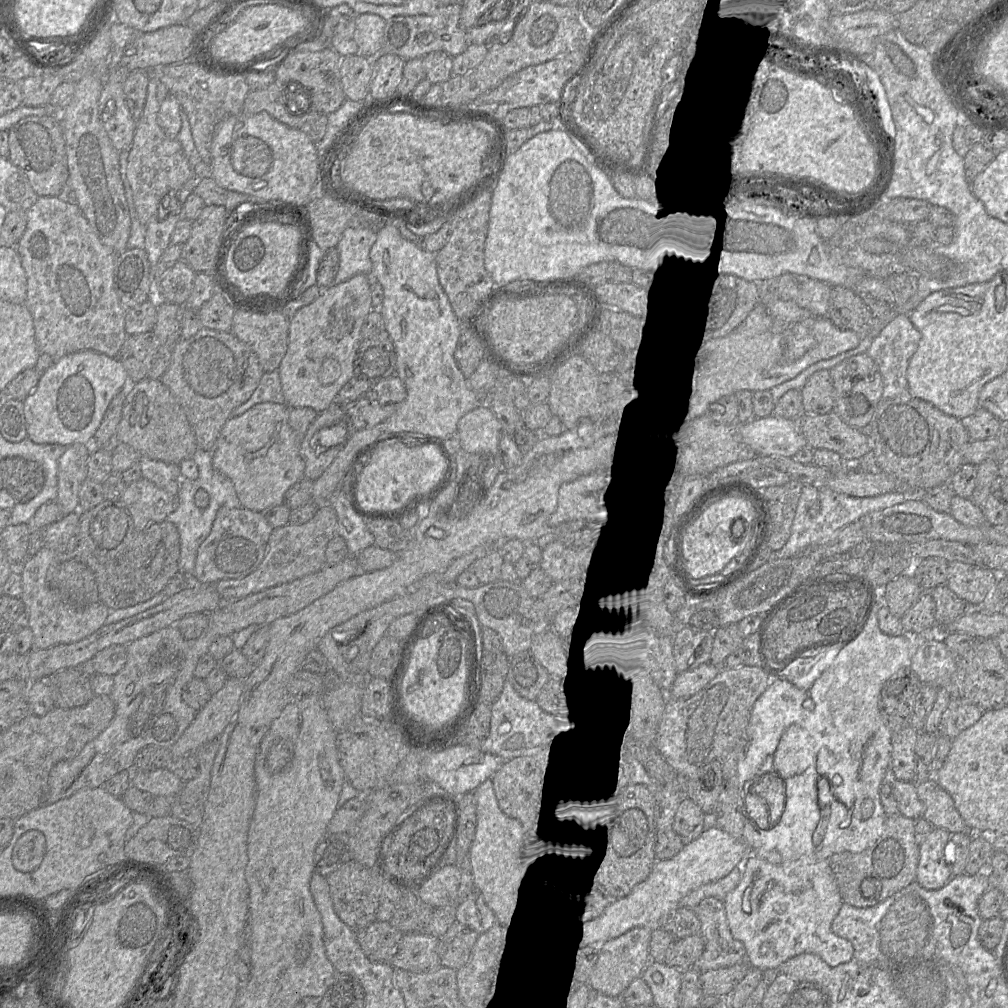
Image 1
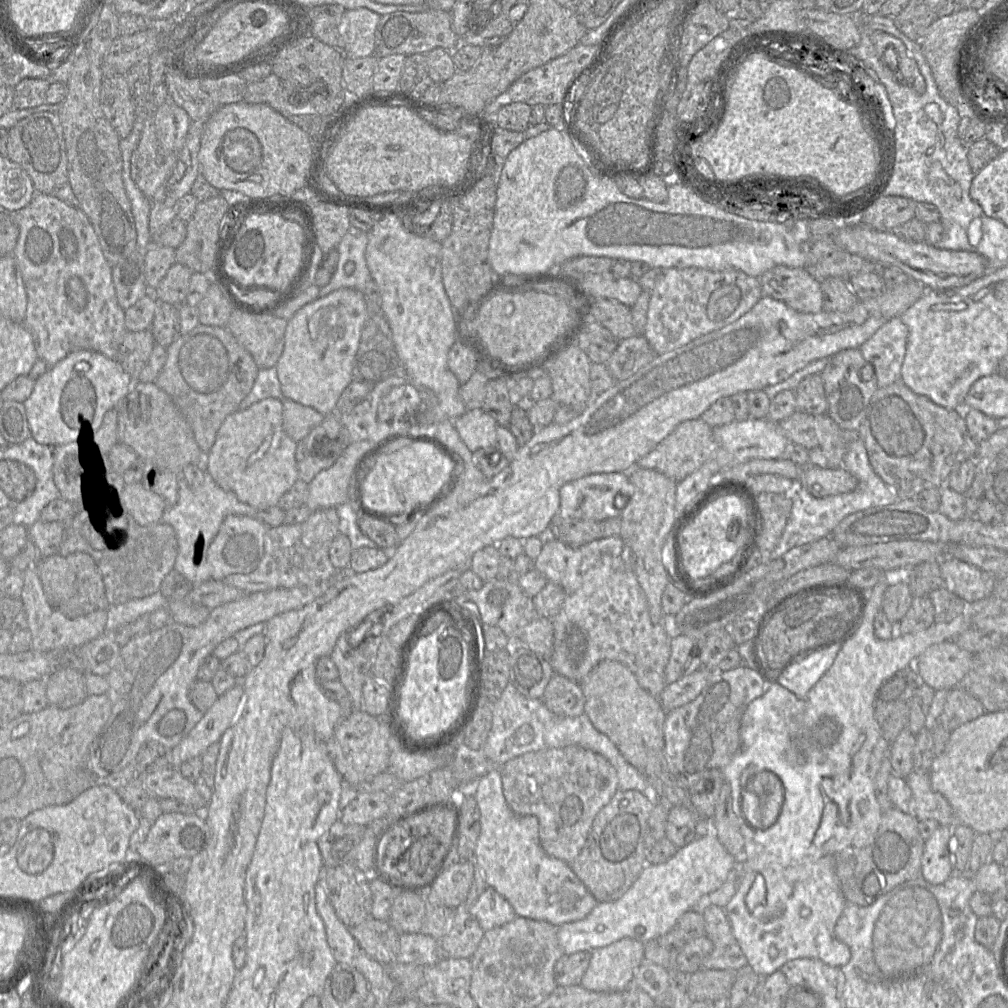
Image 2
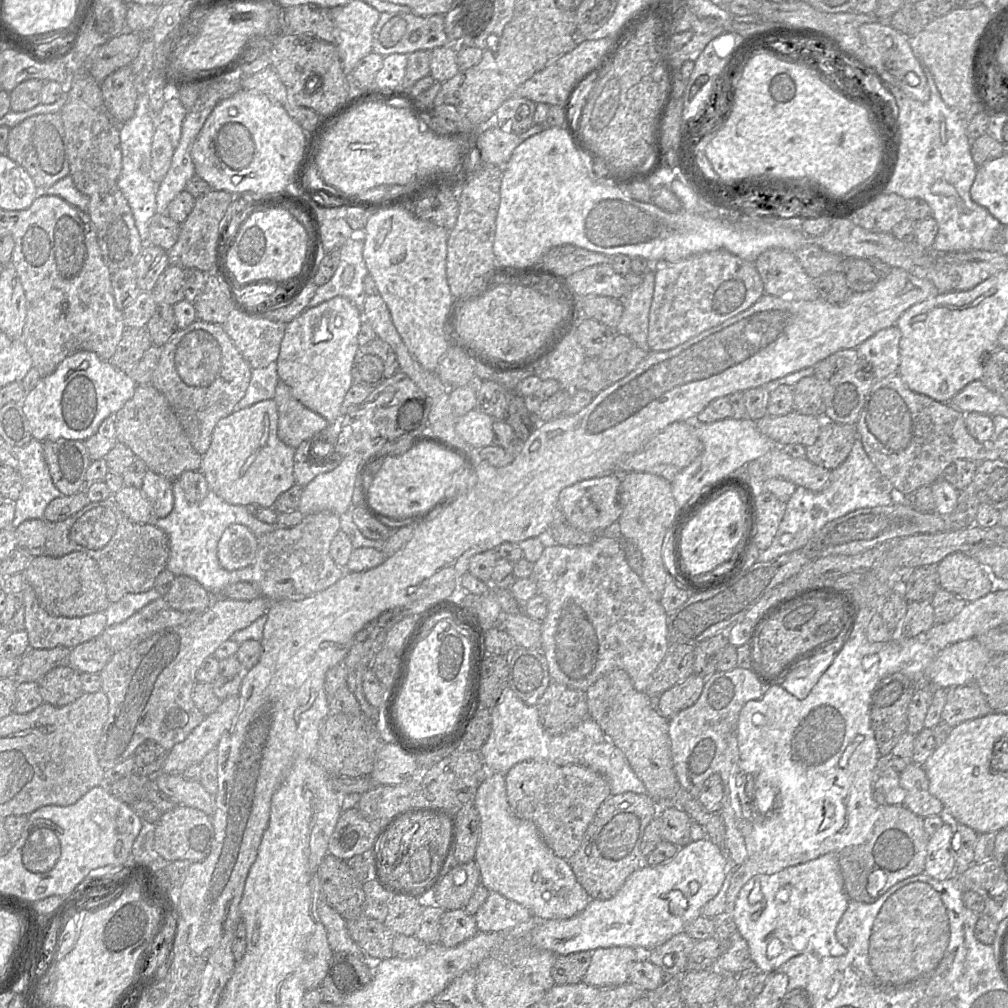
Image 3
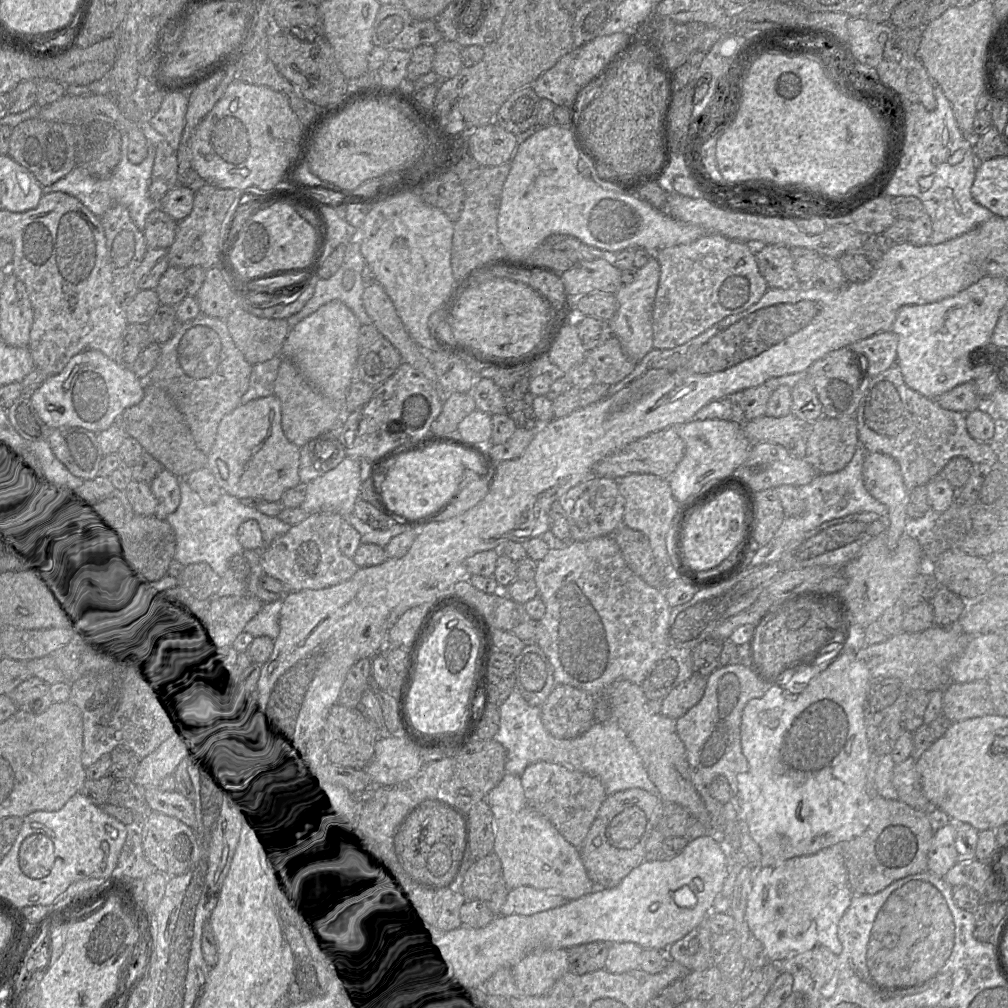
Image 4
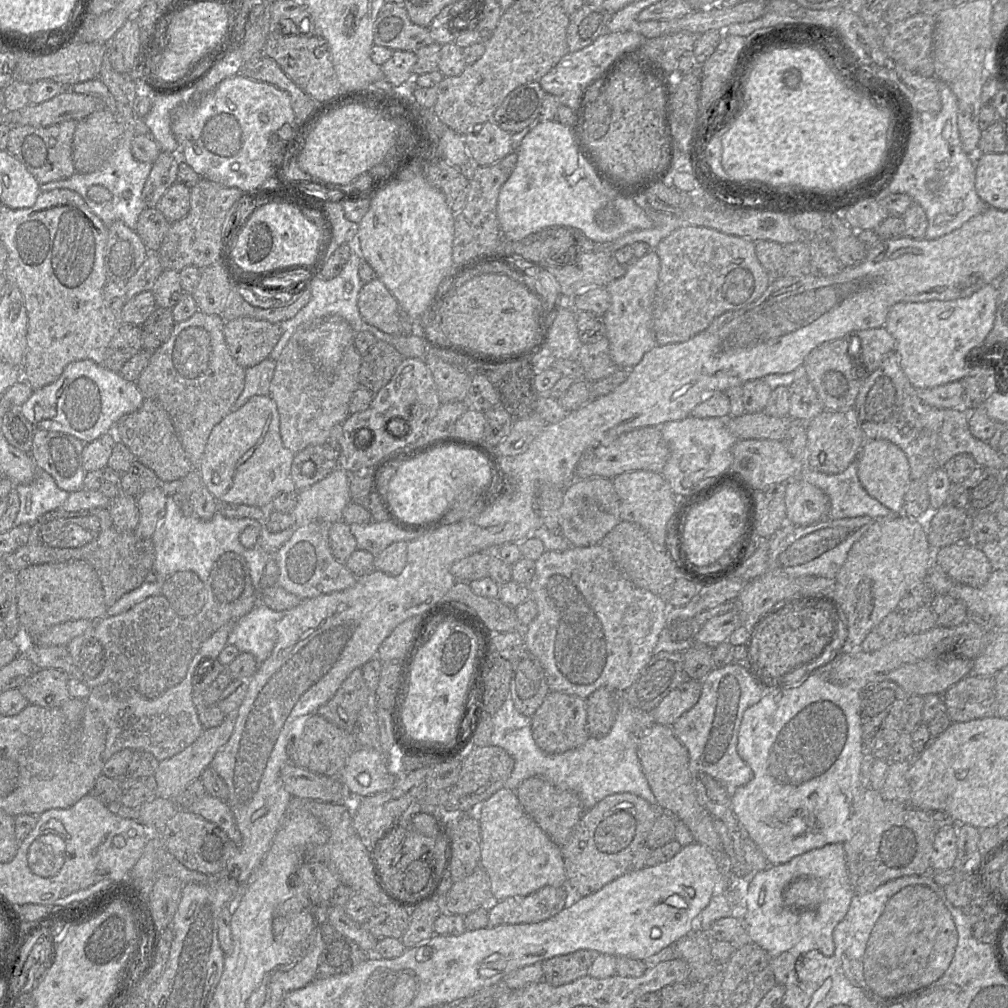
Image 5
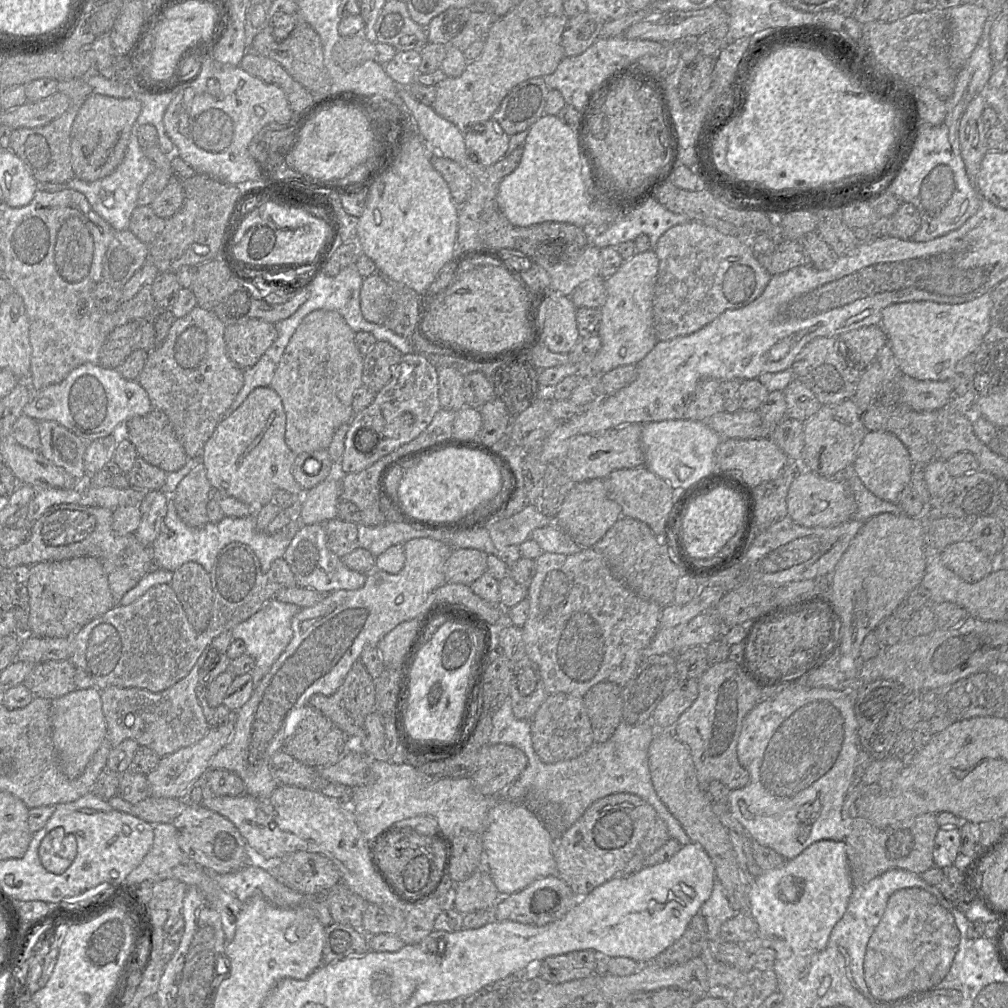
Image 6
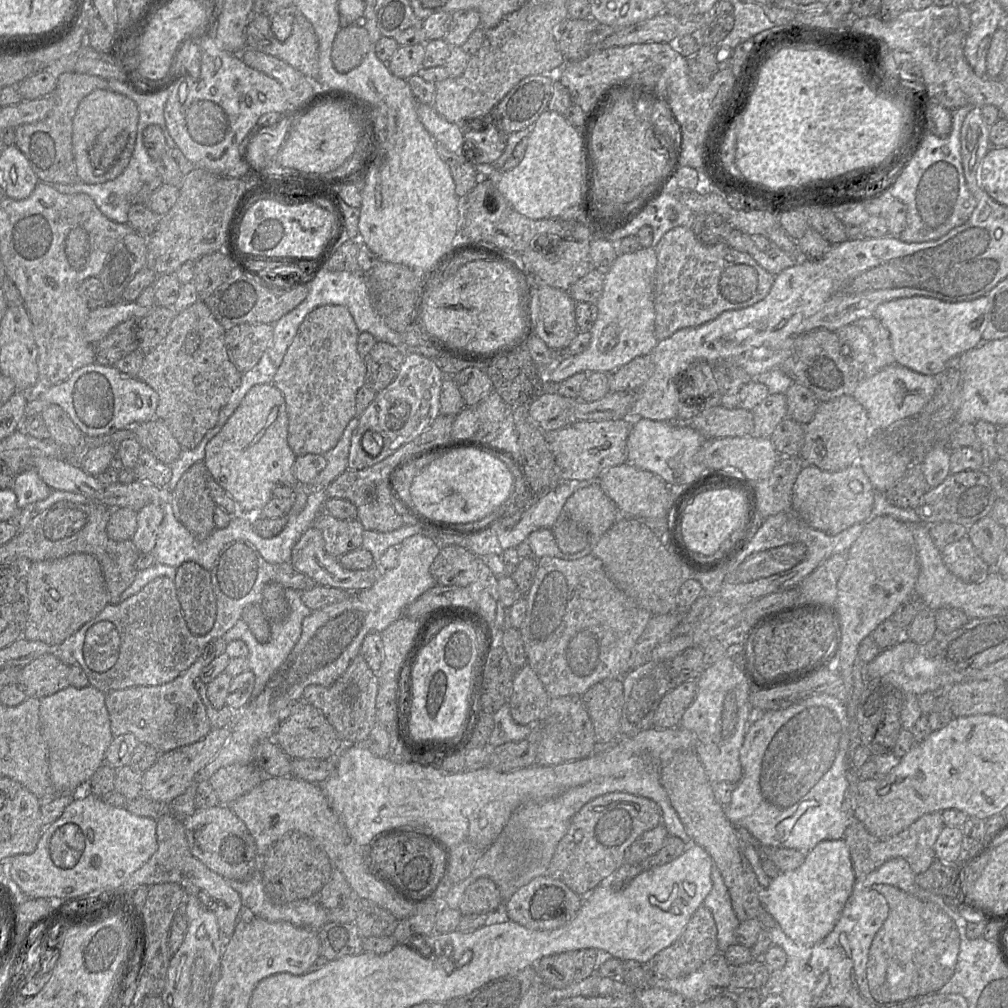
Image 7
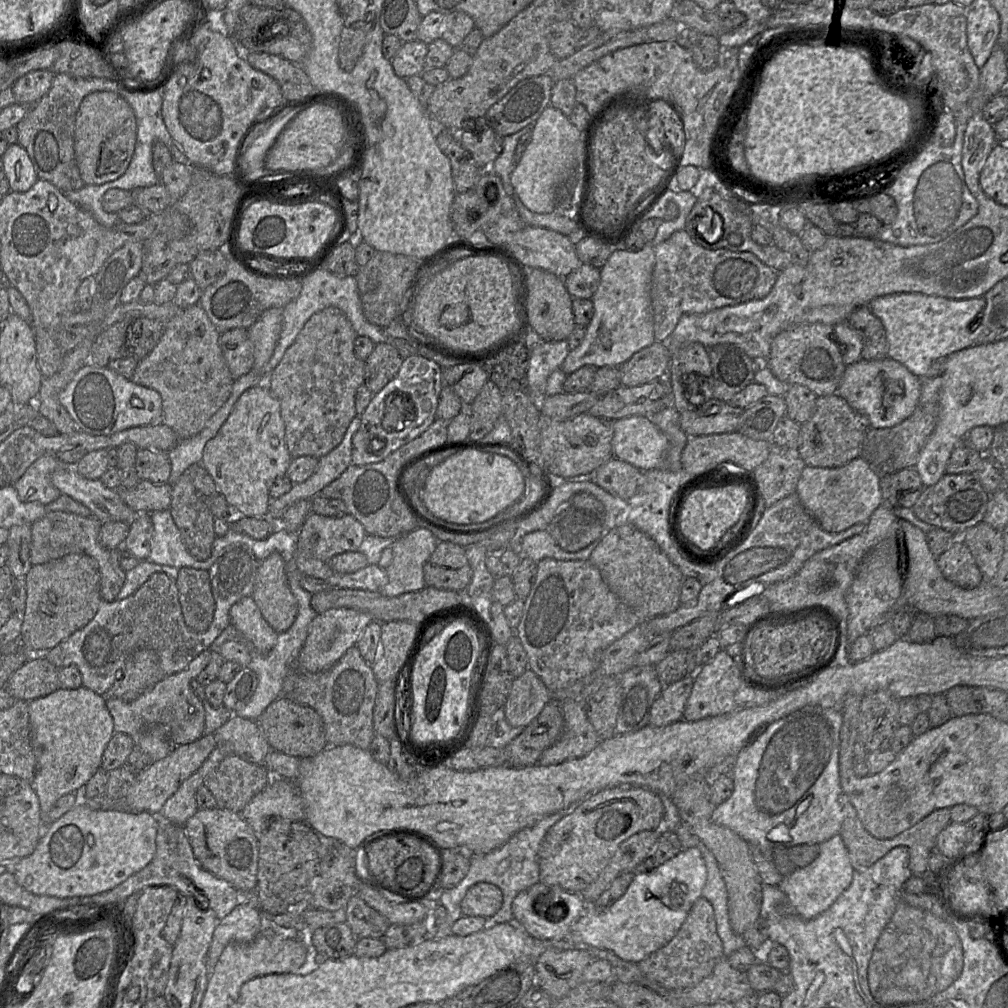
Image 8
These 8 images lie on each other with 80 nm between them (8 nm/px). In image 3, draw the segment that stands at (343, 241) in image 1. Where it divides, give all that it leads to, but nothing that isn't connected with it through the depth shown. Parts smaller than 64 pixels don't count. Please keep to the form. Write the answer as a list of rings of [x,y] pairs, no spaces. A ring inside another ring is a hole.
[[[362,235],[350,237],[340,248],[341,258],[334,275],[326,284],[318,286],[307,308],[315,307],[336,296],[348,298],[362,313],[366,293],[364,278],[369,274],[363,257]]]

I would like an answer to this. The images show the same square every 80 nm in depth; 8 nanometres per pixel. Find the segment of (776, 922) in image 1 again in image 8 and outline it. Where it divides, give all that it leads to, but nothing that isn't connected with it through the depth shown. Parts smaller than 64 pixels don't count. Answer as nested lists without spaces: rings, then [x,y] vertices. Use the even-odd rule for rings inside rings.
[[[835,835],[826,842],[819,845],[819,852],[812,863],[796,868],[791,874],[785,877],[778,885],[787,898],[789,907],[801,918],[811,919],[826,911],[837,898],[849,887],[852,882],[854,869],[851,865],[847,849],[841,836]]]

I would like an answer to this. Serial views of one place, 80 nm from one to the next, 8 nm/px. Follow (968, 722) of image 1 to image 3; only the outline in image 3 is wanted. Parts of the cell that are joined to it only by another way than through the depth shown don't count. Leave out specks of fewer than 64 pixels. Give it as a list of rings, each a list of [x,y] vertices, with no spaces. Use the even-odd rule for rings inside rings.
[[[976,683],[947,689],[947,699],[941,718],[951,728],[960,723],[983,717],[991,708]]]

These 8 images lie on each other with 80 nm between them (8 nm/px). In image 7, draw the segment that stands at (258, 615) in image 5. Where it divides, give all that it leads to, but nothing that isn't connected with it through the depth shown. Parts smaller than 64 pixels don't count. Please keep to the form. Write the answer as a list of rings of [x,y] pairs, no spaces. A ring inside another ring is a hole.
[[[286,588],[284,589],[284,592],[289,605],[289,615],[281,622],[270,623],[270,637],[266,643],[258,642],[251,632],[248,624],[243,620],[238,621],[234,627],[232,627],[221,637],[227,643],[235,640],[241,640],[248,648],[247,659],[249,662],[249,670],[252,671],[255,676],[255,685],[251,700],[255,699],[261,694],[269,680],[285,662],[301,636],[303,620],[312,612],[303,603],[301,599],[301,591],[292,588]]]

